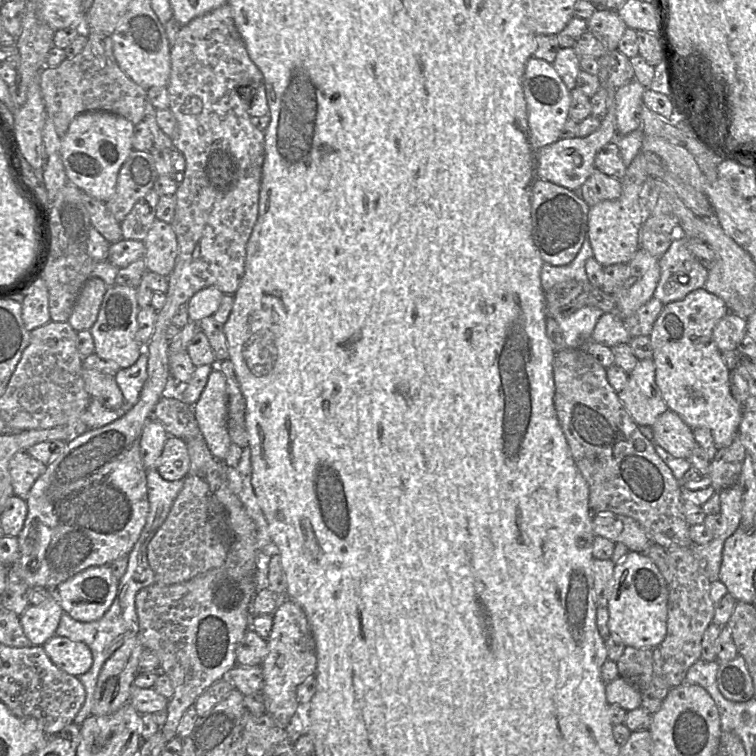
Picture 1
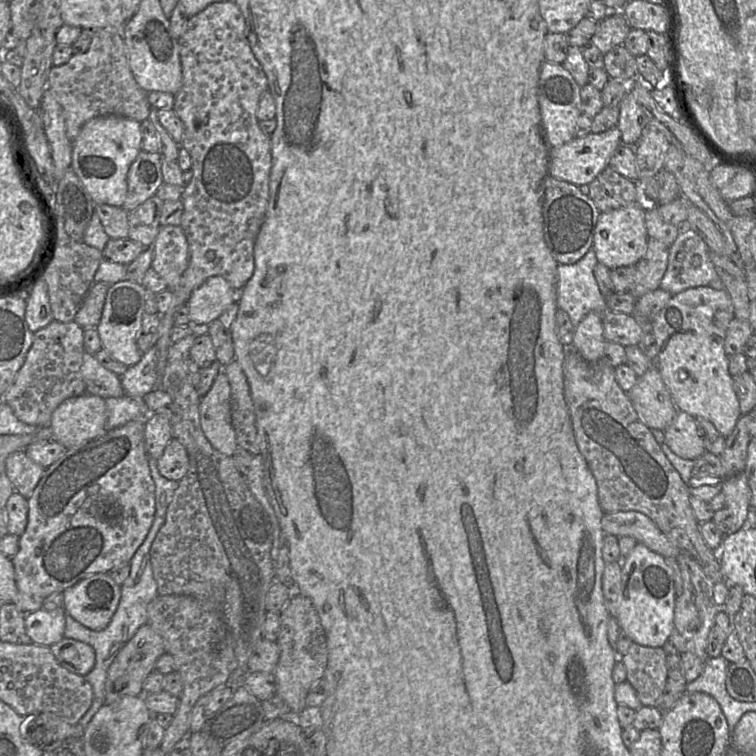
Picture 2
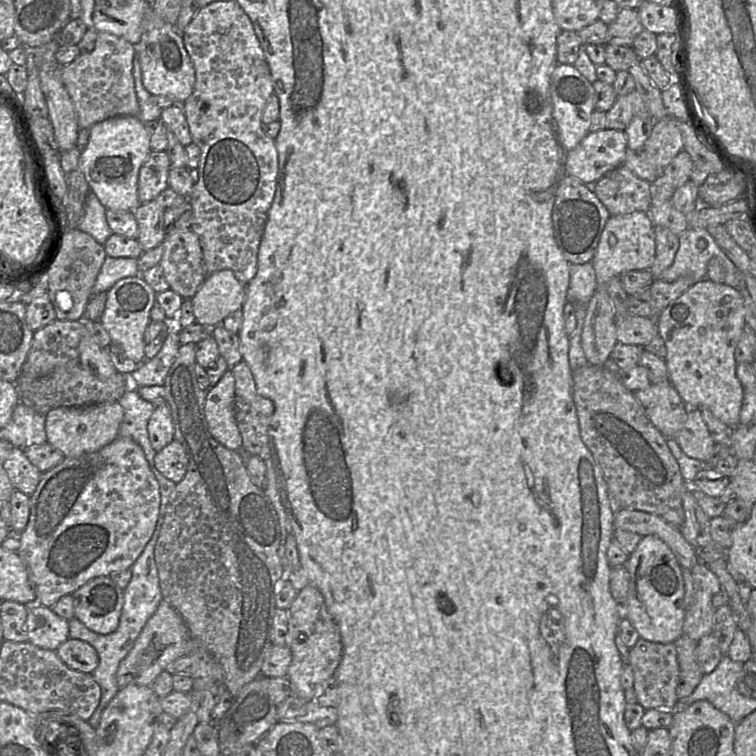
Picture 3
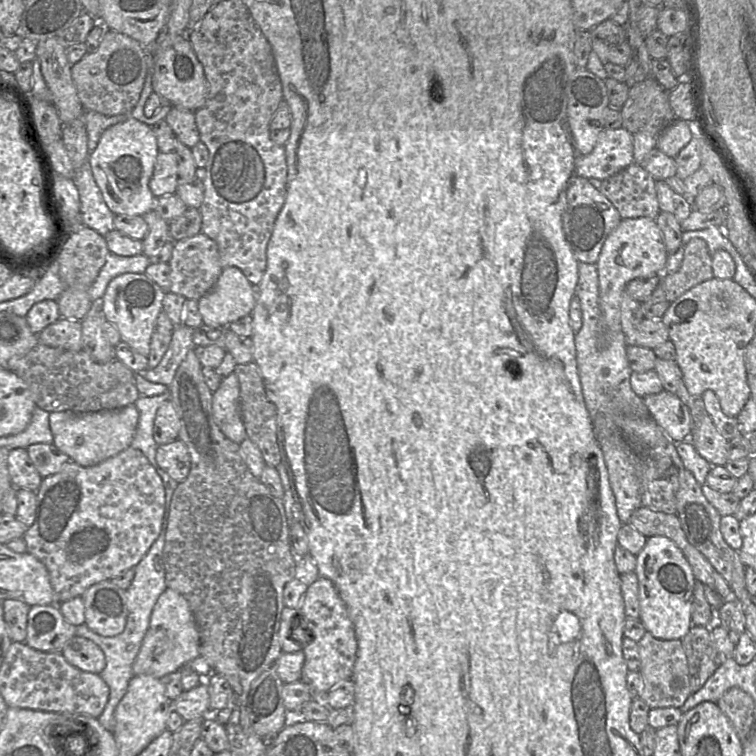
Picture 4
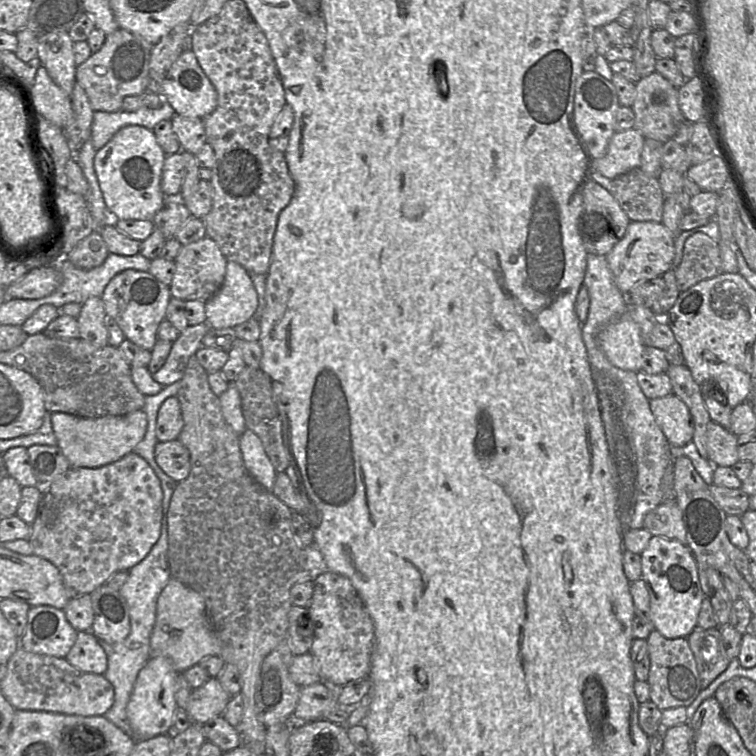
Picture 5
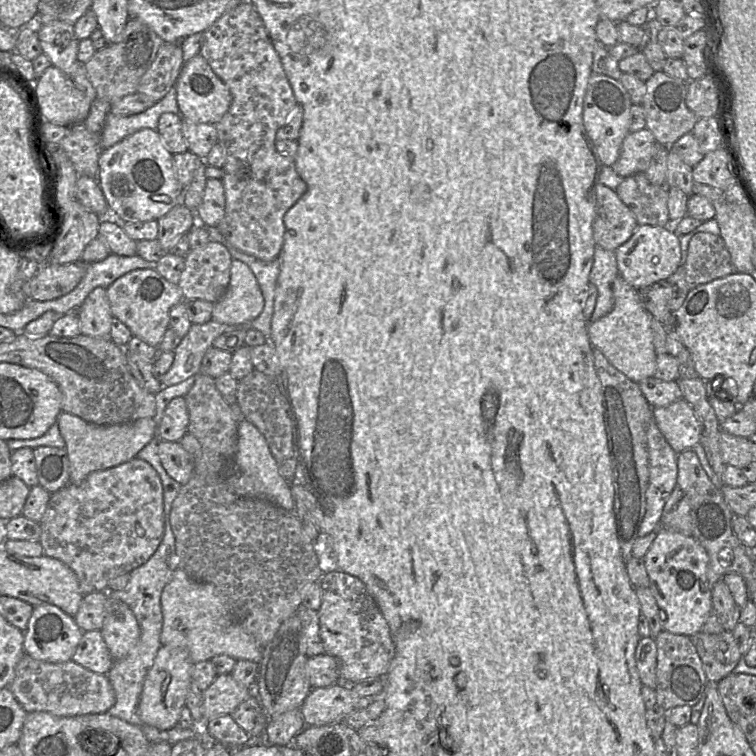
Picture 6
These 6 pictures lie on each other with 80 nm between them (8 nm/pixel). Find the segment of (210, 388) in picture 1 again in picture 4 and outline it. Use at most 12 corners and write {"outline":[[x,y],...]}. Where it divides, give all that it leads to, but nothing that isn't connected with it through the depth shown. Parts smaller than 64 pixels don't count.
{"outline":[[234,372],[213,392],[212,413],[226,438],[247,438]]}

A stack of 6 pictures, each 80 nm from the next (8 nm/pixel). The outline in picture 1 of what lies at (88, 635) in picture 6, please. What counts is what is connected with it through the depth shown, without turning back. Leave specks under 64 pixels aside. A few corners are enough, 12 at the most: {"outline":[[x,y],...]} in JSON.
{"outline":[[53,636],[42,647],[57,668],[78,677],[92,666],[83,642]]}

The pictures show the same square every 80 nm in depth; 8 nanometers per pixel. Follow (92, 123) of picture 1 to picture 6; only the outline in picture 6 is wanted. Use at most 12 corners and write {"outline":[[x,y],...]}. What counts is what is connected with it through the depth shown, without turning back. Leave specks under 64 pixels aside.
{"outline":[[141,129],[102,151],[98,184],[125,222],[183,204],[173,155]]}

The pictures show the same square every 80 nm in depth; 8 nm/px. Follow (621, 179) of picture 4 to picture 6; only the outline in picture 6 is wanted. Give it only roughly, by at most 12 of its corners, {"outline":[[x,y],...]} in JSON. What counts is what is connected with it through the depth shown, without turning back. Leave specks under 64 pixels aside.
{"outline":[[644,173],[615,192],[638,224],[670,225],[666,186]]}

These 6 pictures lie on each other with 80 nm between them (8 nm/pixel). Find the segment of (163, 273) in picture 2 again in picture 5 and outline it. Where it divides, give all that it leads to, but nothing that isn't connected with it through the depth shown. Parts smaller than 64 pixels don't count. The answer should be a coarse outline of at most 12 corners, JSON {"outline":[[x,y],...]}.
{"outline":[[208,236],[182,245],[169,287],[183,301],[209,300],[228,263]]}

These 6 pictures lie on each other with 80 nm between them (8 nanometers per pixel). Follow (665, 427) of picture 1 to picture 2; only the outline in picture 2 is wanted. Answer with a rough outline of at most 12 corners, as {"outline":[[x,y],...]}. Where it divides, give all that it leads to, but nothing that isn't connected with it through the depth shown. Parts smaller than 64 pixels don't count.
{"outline":[[678,411],[664,443],[683,459],[706,451],[697,419]]}

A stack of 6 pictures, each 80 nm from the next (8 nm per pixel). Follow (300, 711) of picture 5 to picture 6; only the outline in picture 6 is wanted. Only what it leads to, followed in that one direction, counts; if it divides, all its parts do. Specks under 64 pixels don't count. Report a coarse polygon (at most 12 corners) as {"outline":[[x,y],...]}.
{"outline":[[351,685],[313,688],[302,703],[306,726],[340,723],[366,707]]}

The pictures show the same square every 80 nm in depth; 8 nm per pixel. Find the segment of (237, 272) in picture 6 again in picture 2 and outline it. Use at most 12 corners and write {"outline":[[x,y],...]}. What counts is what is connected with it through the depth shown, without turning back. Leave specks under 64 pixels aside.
{"outline":[[212,276],[187,301],[190,323],[205,330],[237,301],[238,291]]}

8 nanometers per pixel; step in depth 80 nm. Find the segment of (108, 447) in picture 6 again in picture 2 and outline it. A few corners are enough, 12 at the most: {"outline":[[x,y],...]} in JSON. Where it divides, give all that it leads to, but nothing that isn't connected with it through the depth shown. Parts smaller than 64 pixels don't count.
{"outline":[[105,399],[62,402],[48,428],[69,449],[103,435]]}

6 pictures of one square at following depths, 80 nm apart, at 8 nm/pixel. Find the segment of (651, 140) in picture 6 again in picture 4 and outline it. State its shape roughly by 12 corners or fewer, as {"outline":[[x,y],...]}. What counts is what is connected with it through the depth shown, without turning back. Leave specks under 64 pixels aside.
{"outline":[[602,130],[575,174],[602,181],[633,162],[633,134]]}

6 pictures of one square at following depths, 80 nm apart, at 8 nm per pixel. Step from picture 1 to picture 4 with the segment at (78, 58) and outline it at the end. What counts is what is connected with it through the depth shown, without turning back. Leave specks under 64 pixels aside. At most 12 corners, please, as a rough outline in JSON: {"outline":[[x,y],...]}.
{"outline":[[106,30],[71,66],[84,110],[134,108],[149,71],[148,47]]}

